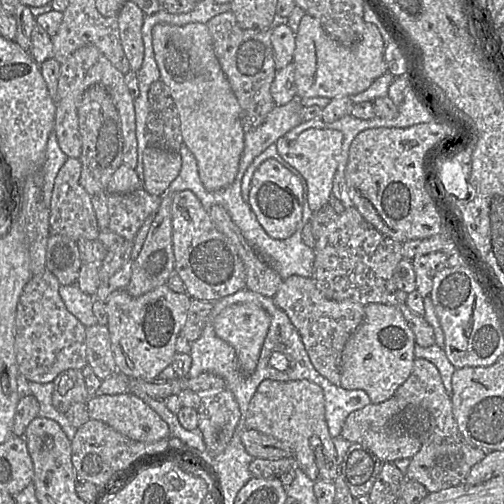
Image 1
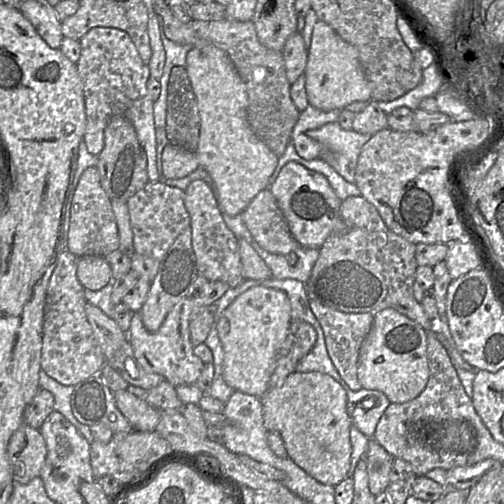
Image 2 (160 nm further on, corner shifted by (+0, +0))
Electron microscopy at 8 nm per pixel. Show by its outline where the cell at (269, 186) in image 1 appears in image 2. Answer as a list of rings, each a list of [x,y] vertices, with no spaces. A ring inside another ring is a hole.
[[[289,162],[269,185],[269,190],[275,197],[292,236],[300,246],[319,249],[331,234],[343,229],[339,216],[342,199],[336,195],[323,174],[309,170],[300,163]]]

